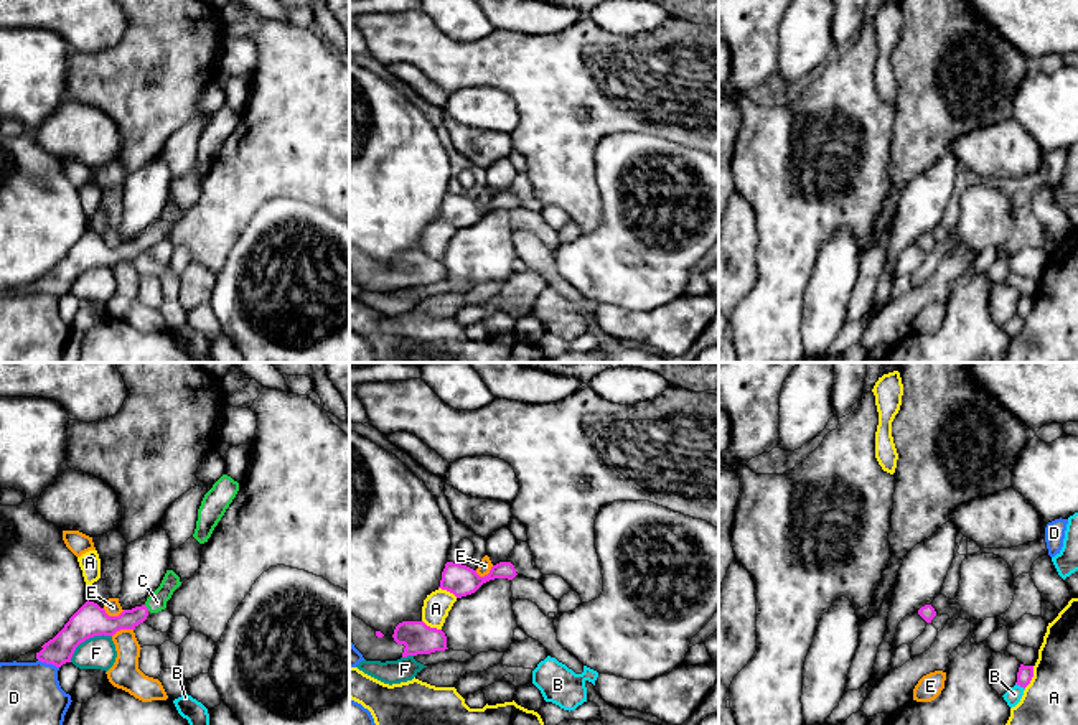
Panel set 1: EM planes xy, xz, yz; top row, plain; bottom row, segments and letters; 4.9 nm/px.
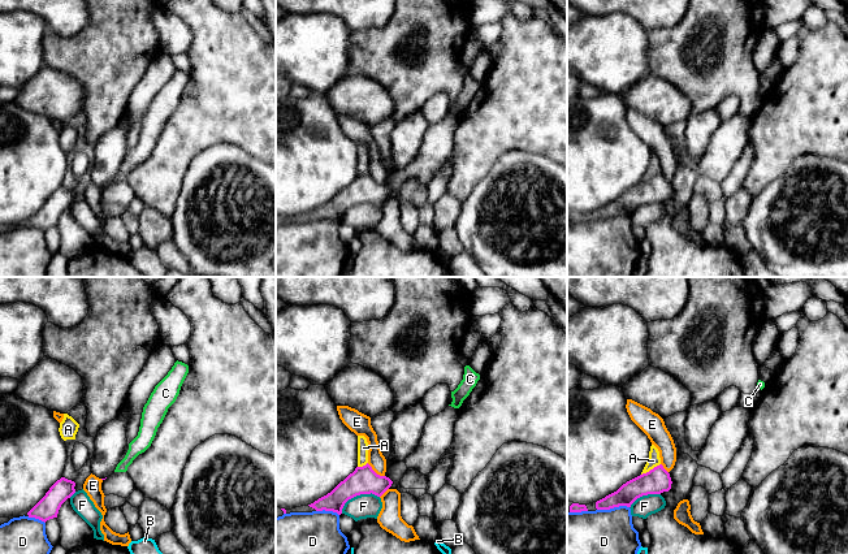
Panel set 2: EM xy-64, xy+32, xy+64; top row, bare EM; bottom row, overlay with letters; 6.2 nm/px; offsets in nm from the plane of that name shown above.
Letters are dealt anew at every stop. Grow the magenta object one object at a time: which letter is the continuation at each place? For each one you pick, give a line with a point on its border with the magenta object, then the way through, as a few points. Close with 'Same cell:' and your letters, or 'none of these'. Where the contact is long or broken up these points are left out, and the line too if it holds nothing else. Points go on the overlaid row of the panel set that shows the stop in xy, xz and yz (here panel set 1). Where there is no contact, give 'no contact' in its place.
C: meets magenta in xy at (147, 608); runs through xy (98, 622), (124, 622), (147, 608), (157, 602)
Same cell: C

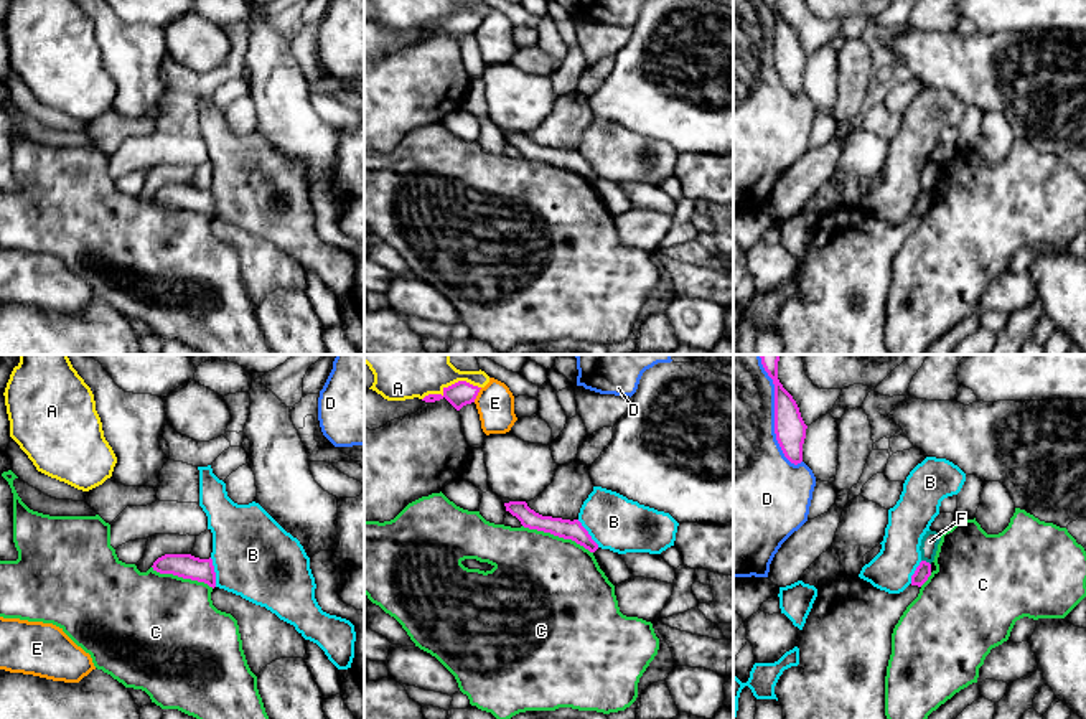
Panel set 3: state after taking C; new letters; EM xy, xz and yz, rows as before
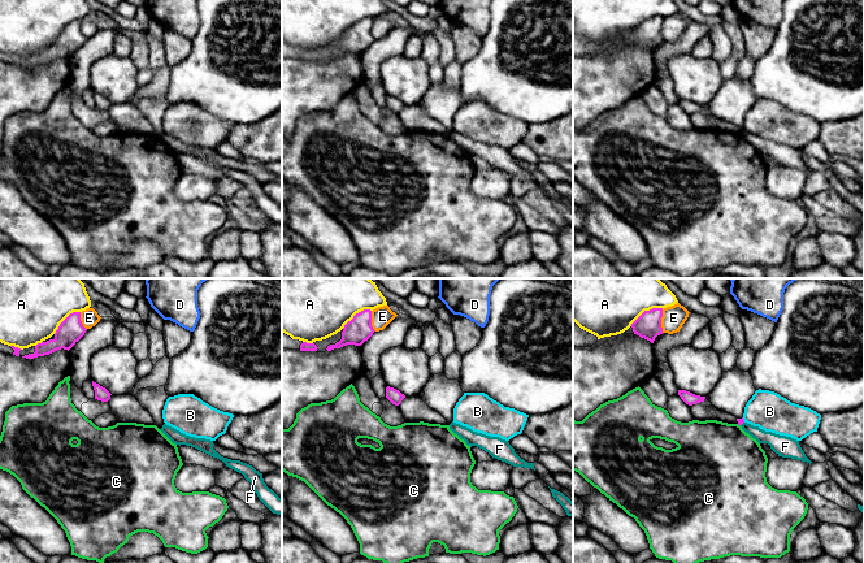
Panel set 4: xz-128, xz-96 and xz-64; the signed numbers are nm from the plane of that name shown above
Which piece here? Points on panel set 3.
Same cell: none of these

